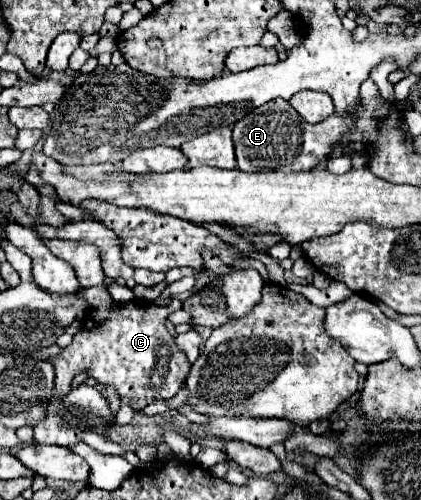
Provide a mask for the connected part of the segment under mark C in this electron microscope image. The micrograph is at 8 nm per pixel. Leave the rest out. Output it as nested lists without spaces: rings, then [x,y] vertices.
[[[111,297],[105,305],[97,305],[93,313],[85,315],[85,323],[73,337],[73,343],[51,361],[55,369],[55,395],[65,397],[73,377],[79,371],[87,371],[99,383],[113,385],[119,391],[119,397],[127,397],[135,411],[157,399],[175,397],[185,383],[191,365],[165,327],[165,321],[173,311],[175,309],[167,305],[157,307],[147,301],[115,303]]]

